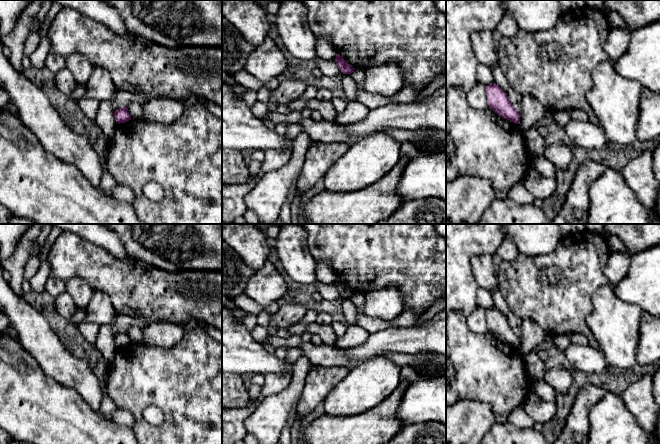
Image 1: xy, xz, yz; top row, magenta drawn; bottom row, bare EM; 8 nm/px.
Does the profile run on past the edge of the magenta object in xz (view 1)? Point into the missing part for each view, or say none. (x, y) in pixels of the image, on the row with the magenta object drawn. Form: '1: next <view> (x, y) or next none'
1: next none

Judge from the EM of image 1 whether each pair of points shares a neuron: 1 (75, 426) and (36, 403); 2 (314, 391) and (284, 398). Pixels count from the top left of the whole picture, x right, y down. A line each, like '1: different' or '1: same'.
1: same
2: different

